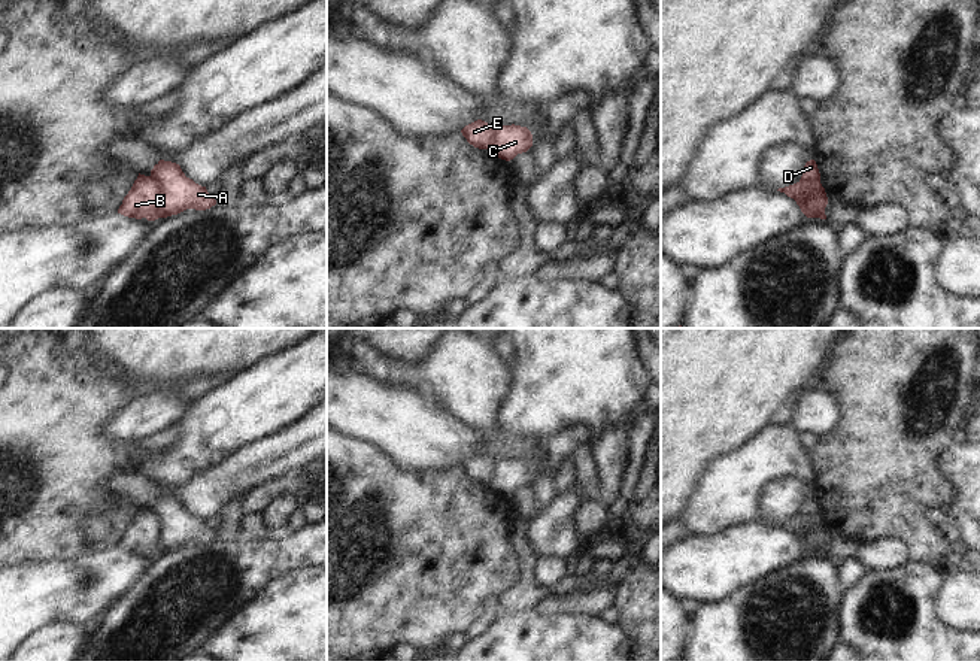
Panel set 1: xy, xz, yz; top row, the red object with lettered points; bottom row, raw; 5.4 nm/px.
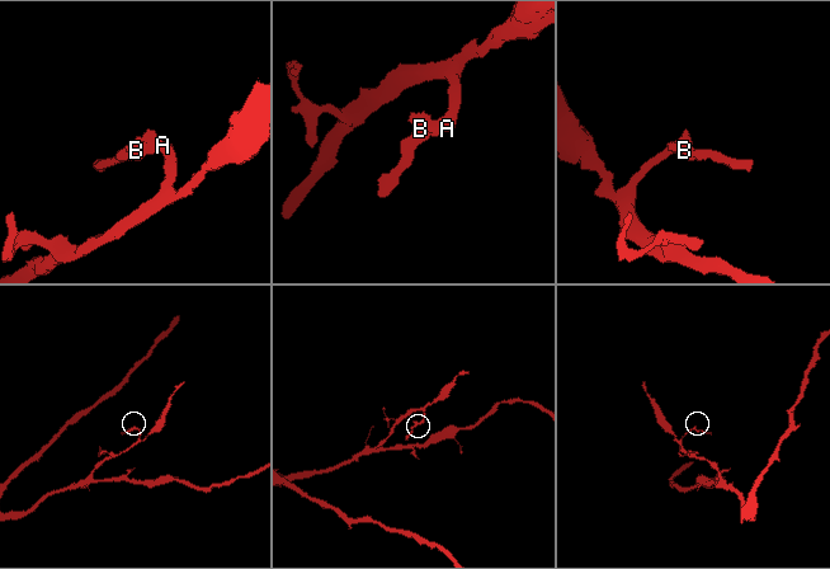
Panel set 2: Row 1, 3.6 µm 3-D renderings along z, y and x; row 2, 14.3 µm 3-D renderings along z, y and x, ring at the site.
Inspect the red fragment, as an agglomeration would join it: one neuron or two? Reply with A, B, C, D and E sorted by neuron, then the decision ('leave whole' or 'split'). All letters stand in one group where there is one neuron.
A C D / B E; split

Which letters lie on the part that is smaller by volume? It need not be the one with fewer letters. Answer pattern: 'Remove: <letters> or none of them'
Remove: B, E

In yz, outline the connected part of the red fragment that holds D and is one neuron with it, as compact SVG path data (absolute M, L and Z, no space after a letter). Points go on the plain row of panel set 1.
M814 494L805 497L800 515L808 521L810 530L807 533L798 534L797 539L800 540L801 546L808 551L811 536L816 531L826 530L825 522L820 518L820 507Z

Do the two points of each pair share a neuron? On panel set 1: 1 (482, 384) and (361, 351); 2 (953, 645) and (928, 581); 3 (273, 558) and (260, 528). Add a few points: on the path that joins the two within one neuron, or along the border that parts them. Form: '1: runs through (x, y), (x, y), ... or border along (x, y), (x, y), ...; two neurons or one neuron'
1: runs through (452, 373), (391, 372); one neuron
2: runs through (937, 628), (927, 618), (927, 597); one neuron
3: border along (279, 536), (258, 540); two neurons

